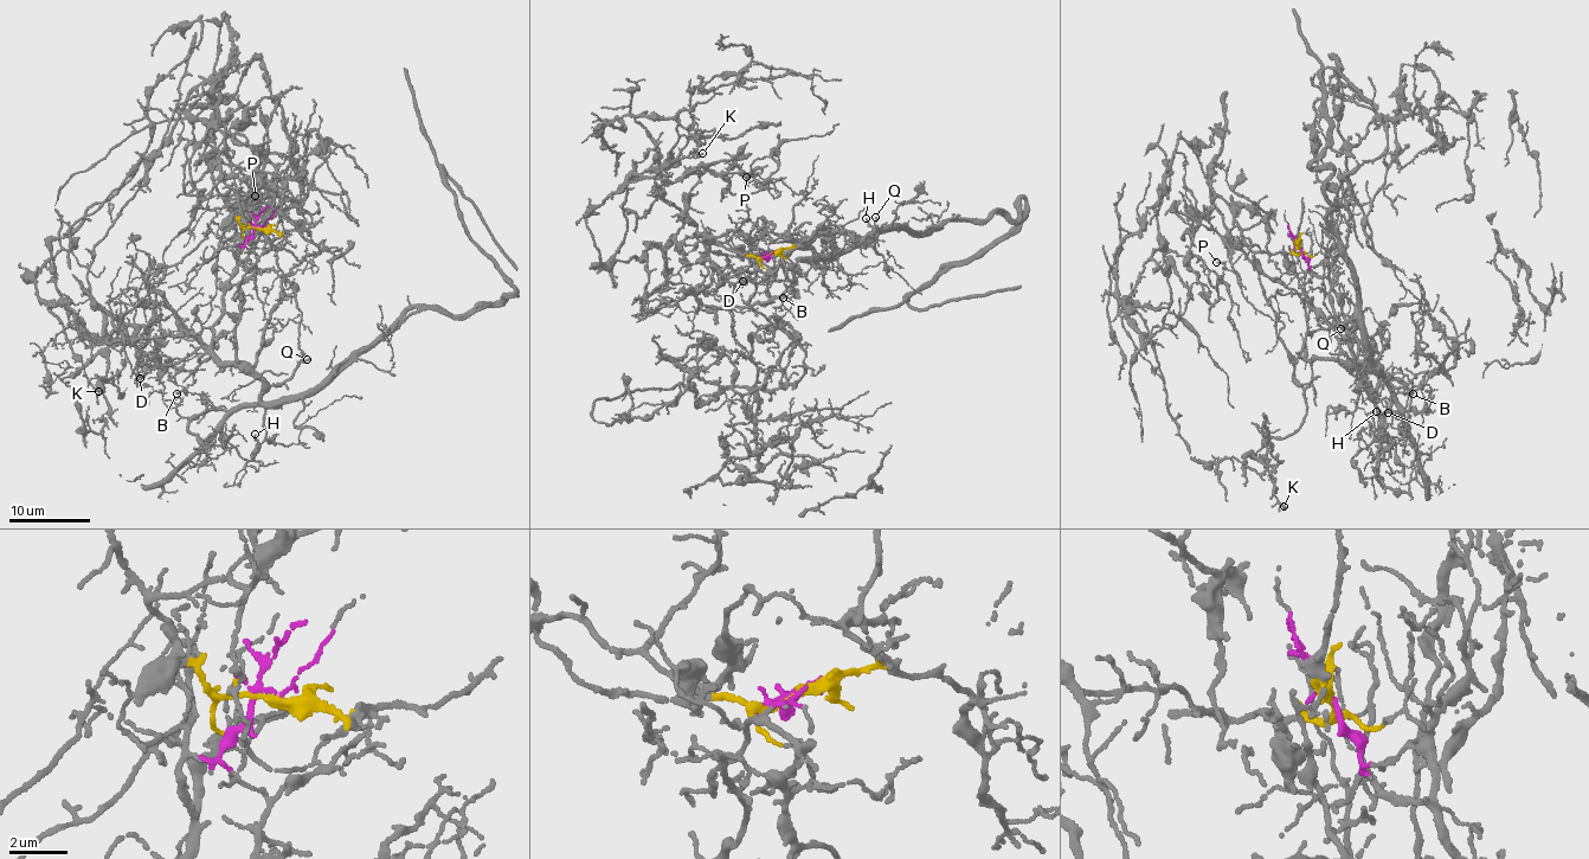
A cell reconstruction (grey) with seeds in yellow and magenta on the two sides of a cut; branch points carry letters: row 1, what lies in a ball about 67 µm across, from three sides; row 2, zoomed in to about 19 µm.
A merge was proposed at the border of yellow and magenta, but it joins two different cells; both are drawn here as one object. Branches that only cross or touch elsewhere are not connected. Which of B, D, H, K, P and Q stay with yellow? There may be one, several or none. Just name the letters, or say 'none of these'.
K, P

